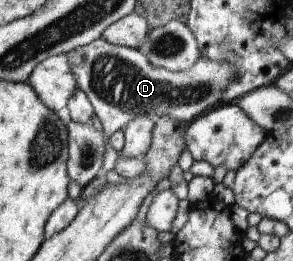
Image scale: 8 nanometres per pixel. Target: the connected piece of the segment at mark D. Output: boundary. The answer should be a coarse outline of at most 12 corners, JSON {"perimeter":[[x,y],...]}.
{"perimeter":[[102,37],[67,56],[109,137],[148,113],[189,124],[236,65],[152,66]]}

